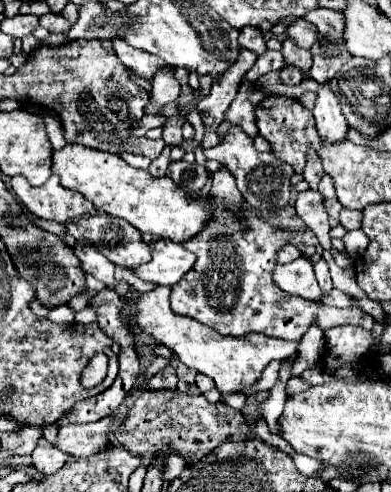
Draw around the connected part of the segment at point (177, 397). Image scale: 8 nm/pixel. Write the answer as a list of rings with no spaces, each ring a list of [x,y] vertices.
[[[145,391],[129,407],[125,421],[115,429],[115,439],[131,453],[159,453],[171,447],[173,453],[183,455],[189,463],[199,461],[225,441],[241,441],[251,435],[245,417],[225,403],[209,403],[203,395],[189,395],[173,391]]]

